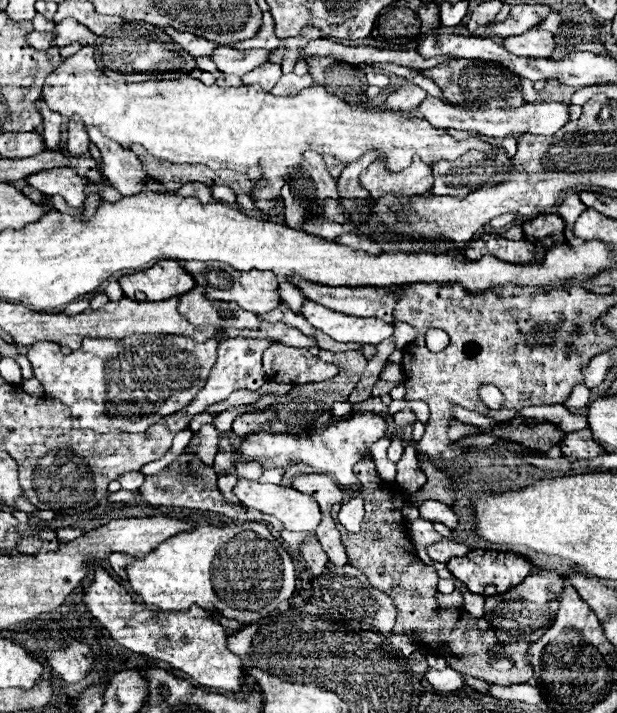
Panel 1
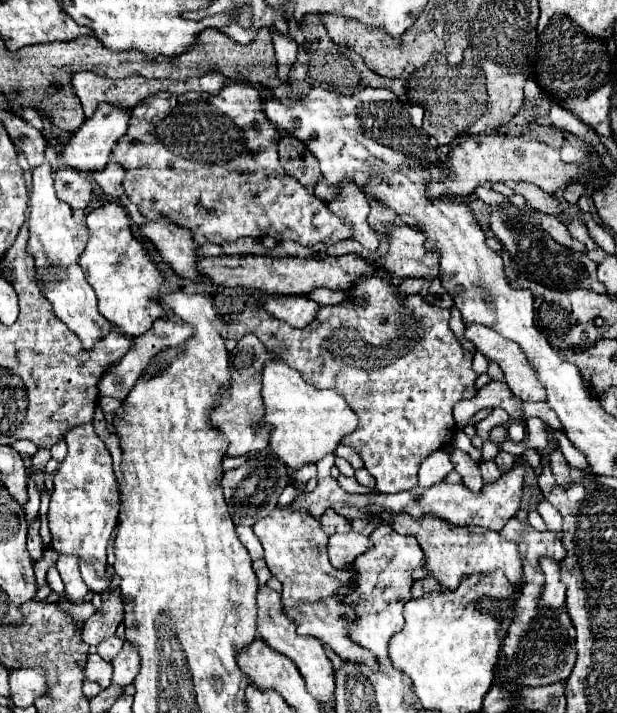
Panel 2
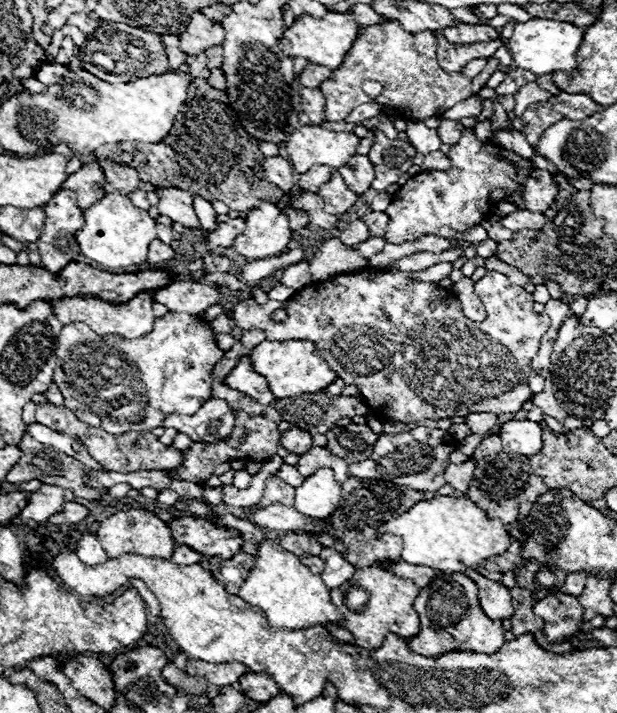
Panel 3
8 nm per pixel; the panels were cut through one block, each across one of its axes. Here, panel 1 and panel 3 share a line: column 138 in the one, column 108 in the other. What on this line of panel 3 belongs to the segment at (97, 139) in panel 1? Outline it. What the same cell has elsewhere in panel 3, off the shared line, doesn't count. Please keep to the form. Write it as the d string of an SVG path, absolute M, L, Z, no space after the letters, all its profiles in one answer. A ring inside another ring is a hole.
M110 160L102 162L100 164L102 170L104 170L104 176L106 176L106 186L104 186L104 192L132 192L138 188L140 184L140 178L138 178L138 172L130 166L120 166L120 164L114 164Z

